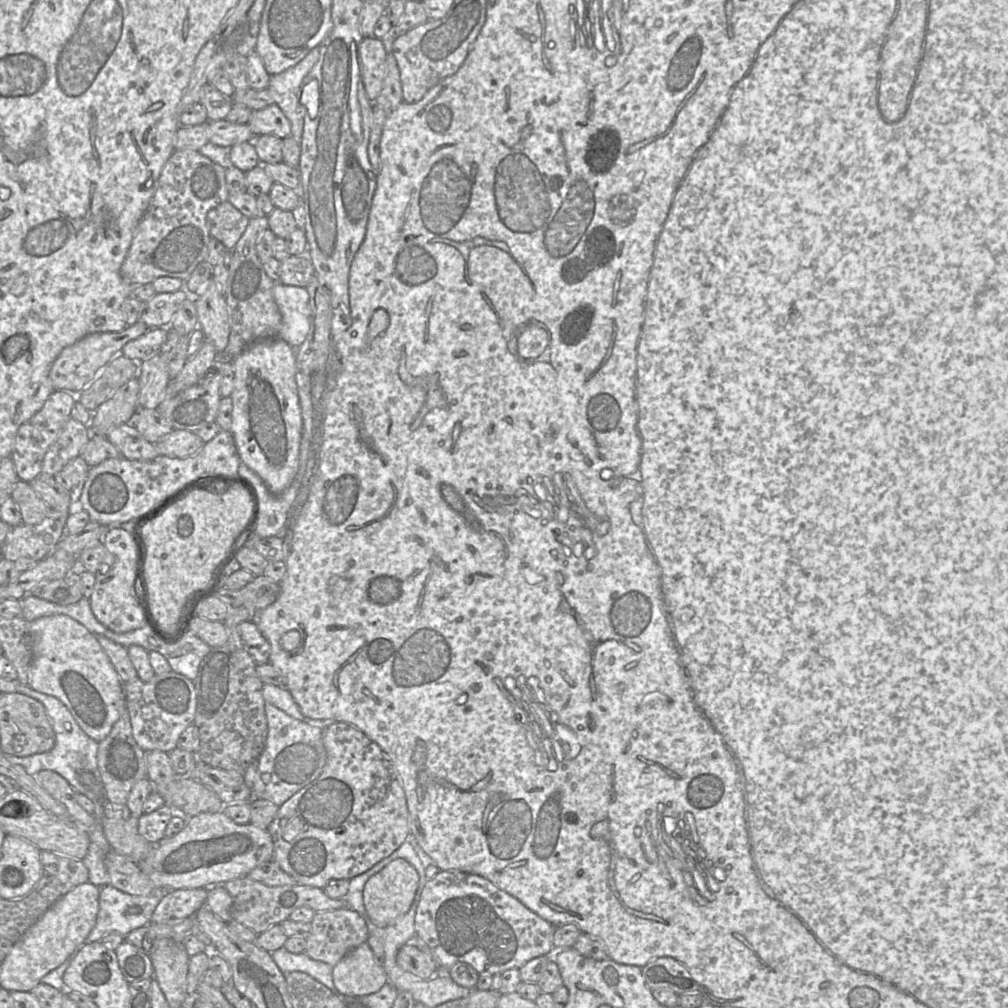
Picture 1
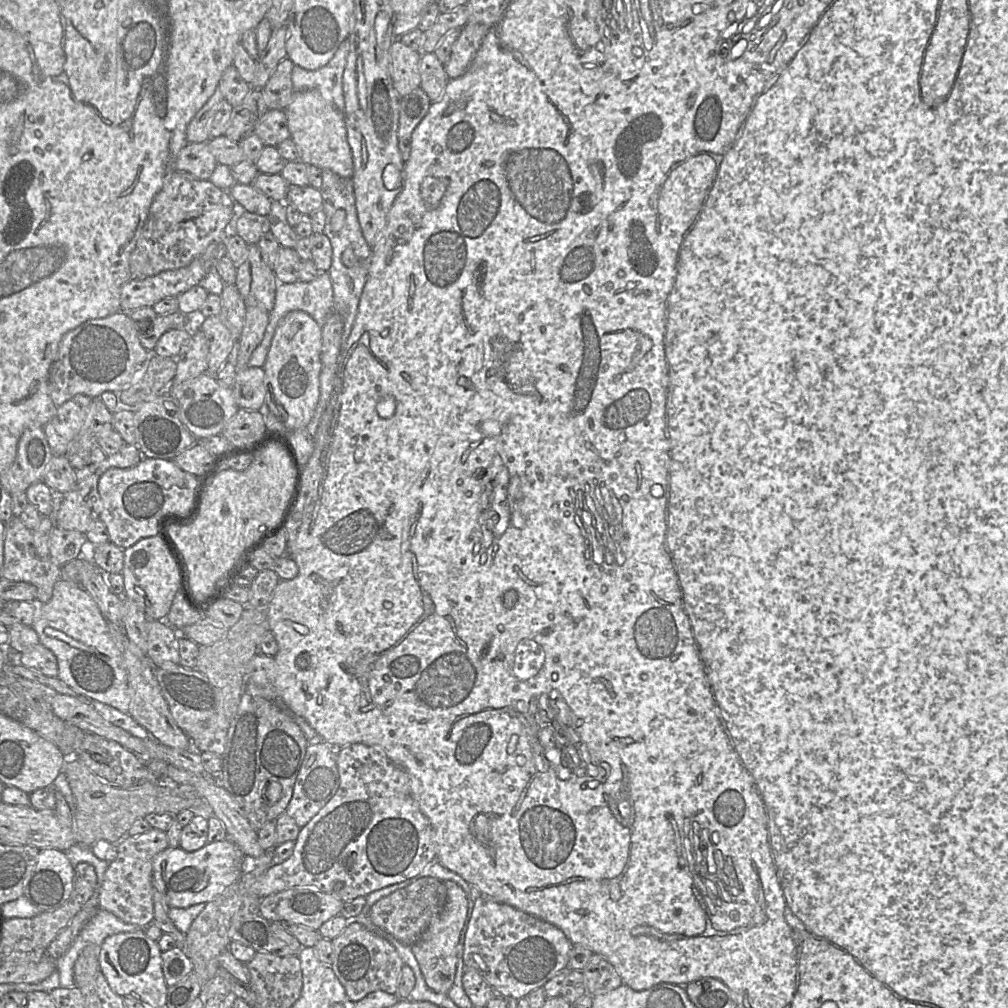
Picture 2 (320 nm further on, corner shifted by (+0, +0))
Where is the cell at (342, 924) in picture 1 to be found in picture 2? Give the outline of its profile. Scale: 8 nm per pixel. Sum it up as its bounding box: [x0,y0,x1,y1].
[331,920,405,1001]

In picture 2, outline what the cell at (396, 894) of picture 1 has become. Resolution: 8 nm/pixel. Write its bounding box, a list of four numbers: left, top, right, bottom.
[410,881,473,994]

